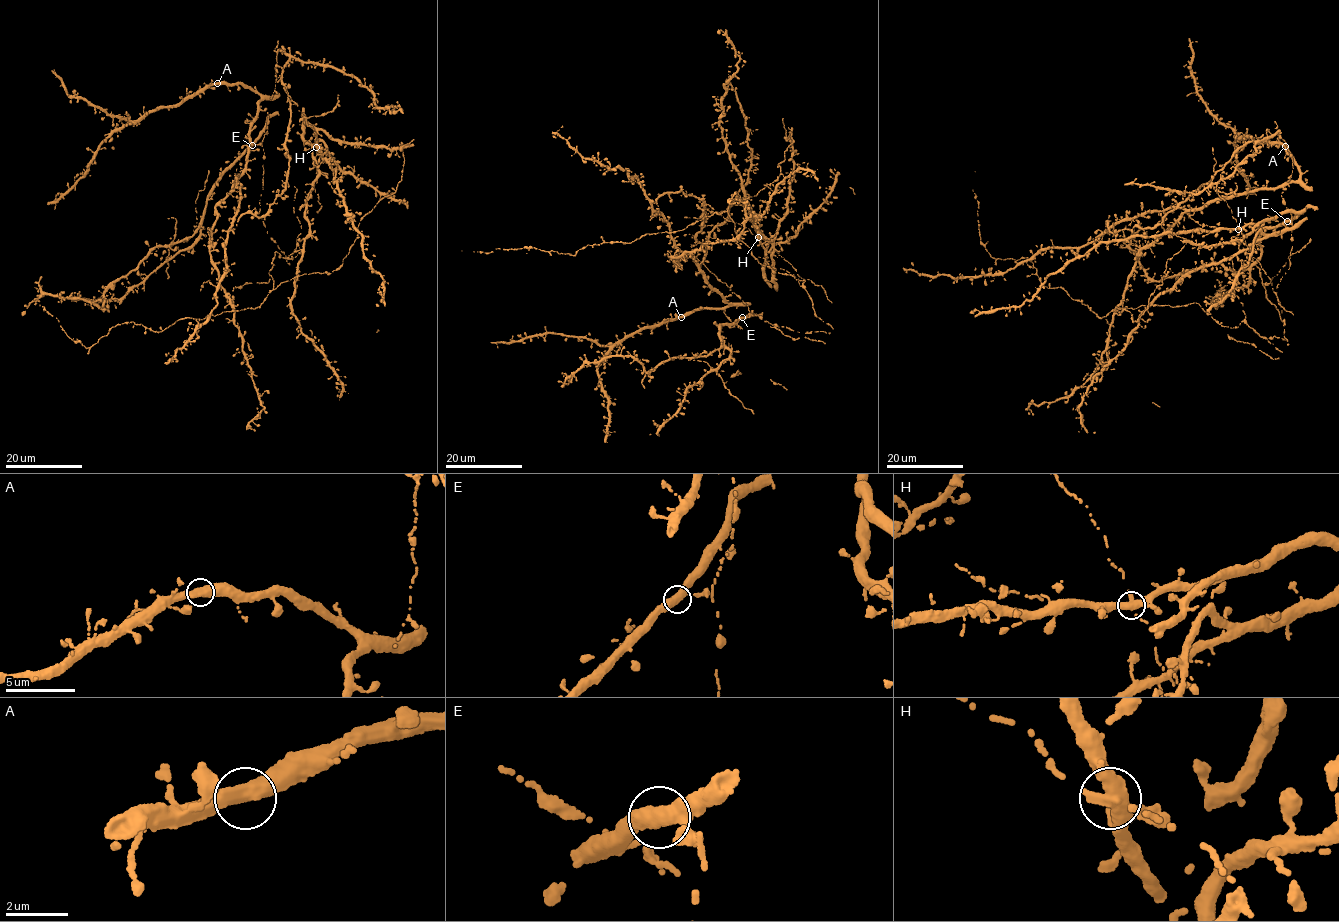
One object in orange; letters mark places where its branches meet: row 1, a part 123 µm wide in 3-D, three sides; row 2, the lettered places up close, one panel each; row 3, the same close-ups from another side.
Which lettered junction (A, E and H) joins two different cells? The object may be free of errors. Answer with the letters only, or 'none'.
H

